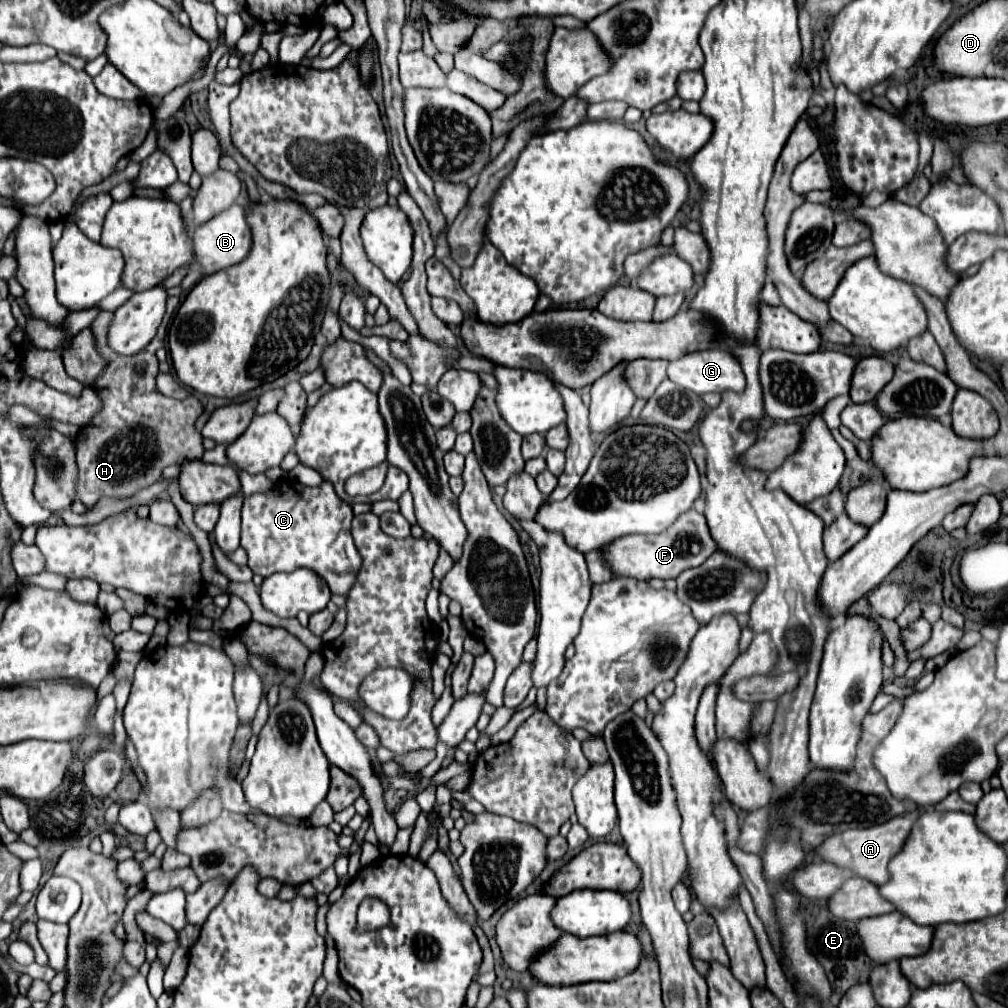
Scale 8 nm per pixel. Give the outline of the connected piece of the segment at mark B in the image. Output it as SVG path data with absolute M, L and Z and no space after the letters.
M231 205L225 209L225 213L219 213L213 217L213 221L207 221L205 225L199 225L193 233L193 247L195 247L195 261L203 267L205 275L213 275L221 269L227 269L231 265L241 263L253 245L253 235L247 223L247 209L243 205Z

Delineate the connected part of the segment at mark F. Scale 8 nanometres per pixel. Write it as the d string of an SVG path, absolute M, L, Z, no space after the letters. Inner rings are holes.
M691 509L689 513L683 513L665 533L645 537L645 535L633 535L633 537L621 537L617 545L609 545L605 553L609 553L609 565L613 565L613 573L633 579L669 579L677 577L681 571L697 567L705 563L713 553L717 551L717 543L709 535L707 521L701 513ZM693 543L697 543L697 549L693 549Z

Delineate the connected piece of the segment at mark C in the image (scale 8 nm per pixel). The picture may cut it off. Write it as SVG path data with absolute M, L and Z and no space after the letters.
M281 479L275 483L275 487L267 493L255 493L245 499L241 509L241 545L247 551L249 567L255 575L269 577L277 571L293 571L297 567L309 567L317 575L321 575L331 593L335 595L347 595L351 587L357 583L357 575L361 569L361 555L355 549L353 537L351 537L351 521L353 511L351 505L341 501L327 481L323 481L319 487L305 487L293 479Z

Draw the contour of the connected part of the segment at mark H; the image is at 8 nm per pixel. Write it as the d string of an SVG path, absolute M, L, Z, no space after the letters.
M169 299L167 303L169 311L163 325L159 327L159 333L155 335L151 345L147 345L141 353L133 357L117 357L105 345L105 325L109 325L109 317L113 317L113 313L101 311L91 323L95 347L99 355L107 361L107 365L105 369L101 369L99 377L91 385L93 389L97 389L103 407L89 419L89 423L81 427L77 439L77 499L81 499L89 509L95 507L97 501L103 497L133 497L137 491L163 479L165 467L173 463L201 459L203 455L203 439L195 431L195 421L203 413L203 405L199 403L199 399L169 399L161 395L155 387L155 377L159 373L159 361L155 357L155 351L163 347L169 315L177 307L173 299Z

